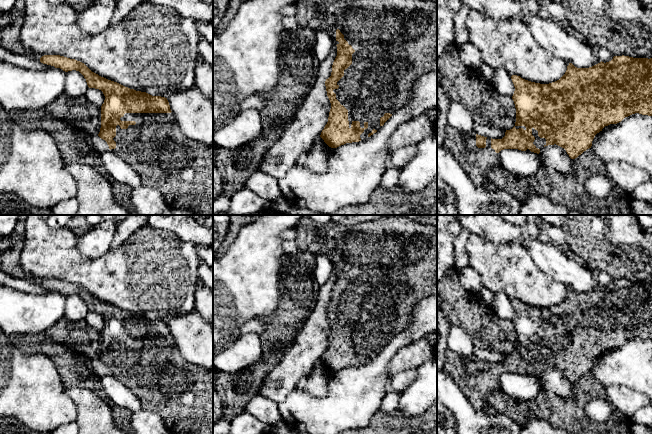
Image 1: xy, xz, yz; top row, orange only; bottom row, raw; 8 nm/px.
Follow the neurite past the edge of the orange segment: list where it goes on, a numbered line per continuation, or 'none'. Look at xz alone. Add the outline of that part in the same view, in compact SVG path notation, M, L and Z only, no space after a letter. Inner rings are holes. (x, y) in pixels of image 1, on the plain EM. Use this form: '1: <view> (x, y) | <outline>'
1: xz (394, 259) | M304 215L294 229L297 232L295 241L300 251L325 253L336 269L339 268L336 264L336 254L339 253L355 274L352 288L344 294L344 300L337 306L339 312L333 316L340 328L348 334L349 352L353 345L359 345L361 352L364 352L365 346L368 347L368 352L360 359L361 364L366 363L373 353L380 353L380 342L385 337L393 338L407 327L413 307L420 299L437 294L437 229L432 226L404 217L388 216L350 226L333 221L319 225L308 215Z

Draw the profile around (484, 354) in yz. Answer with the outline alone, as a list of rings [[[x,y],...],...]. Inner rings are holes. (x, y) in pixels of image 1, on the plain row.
[[[474,347],[474,356],[487,362],[502,363],[505,360],[506,354]]]

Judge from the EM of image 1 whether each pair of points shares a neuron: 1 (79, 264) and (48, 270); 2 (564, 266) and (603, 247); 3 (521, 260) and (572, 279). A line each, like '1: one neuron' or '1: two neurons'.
1: one neuron
2: two neurons
3: two neurons

